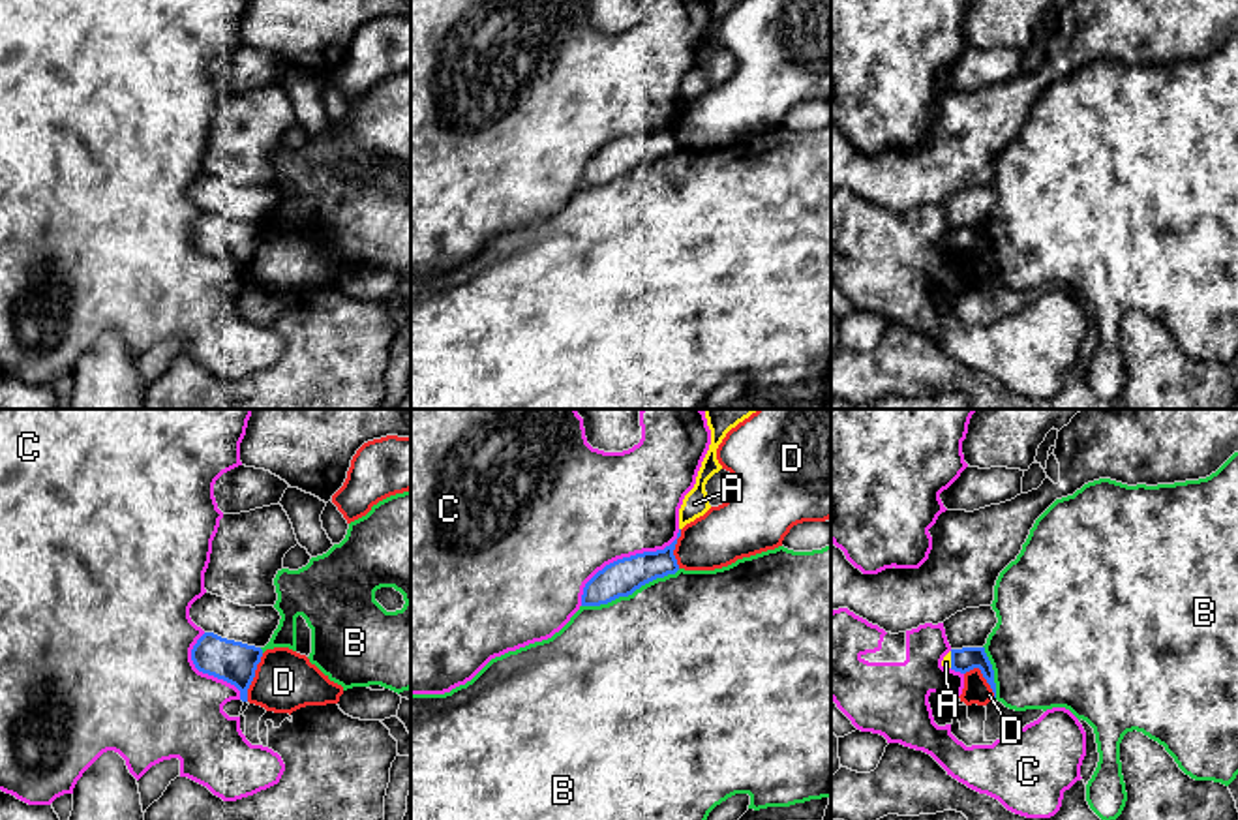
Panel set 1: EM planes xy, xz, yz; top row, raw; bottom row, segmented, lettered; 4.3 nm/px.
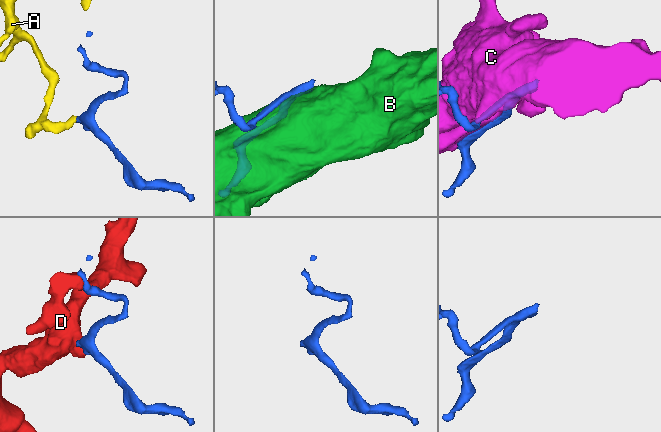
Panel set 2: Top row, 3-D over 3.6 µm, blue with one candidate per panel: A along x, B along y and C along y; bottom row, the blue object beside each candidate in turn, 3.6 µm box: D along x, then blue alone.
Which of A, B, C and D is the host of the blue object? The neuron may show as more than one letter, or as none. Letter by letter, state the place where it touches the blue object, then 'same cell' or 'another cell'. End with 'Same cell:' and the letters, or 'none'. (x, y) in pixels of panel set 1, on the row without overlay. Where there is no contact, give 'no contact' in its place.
A: yz (951, 239) | same cell
B: xz (631, 173) | another cell
C: xz (623, 137) | another cell
D: xy (254, 256) | another cell
Same cell: A

